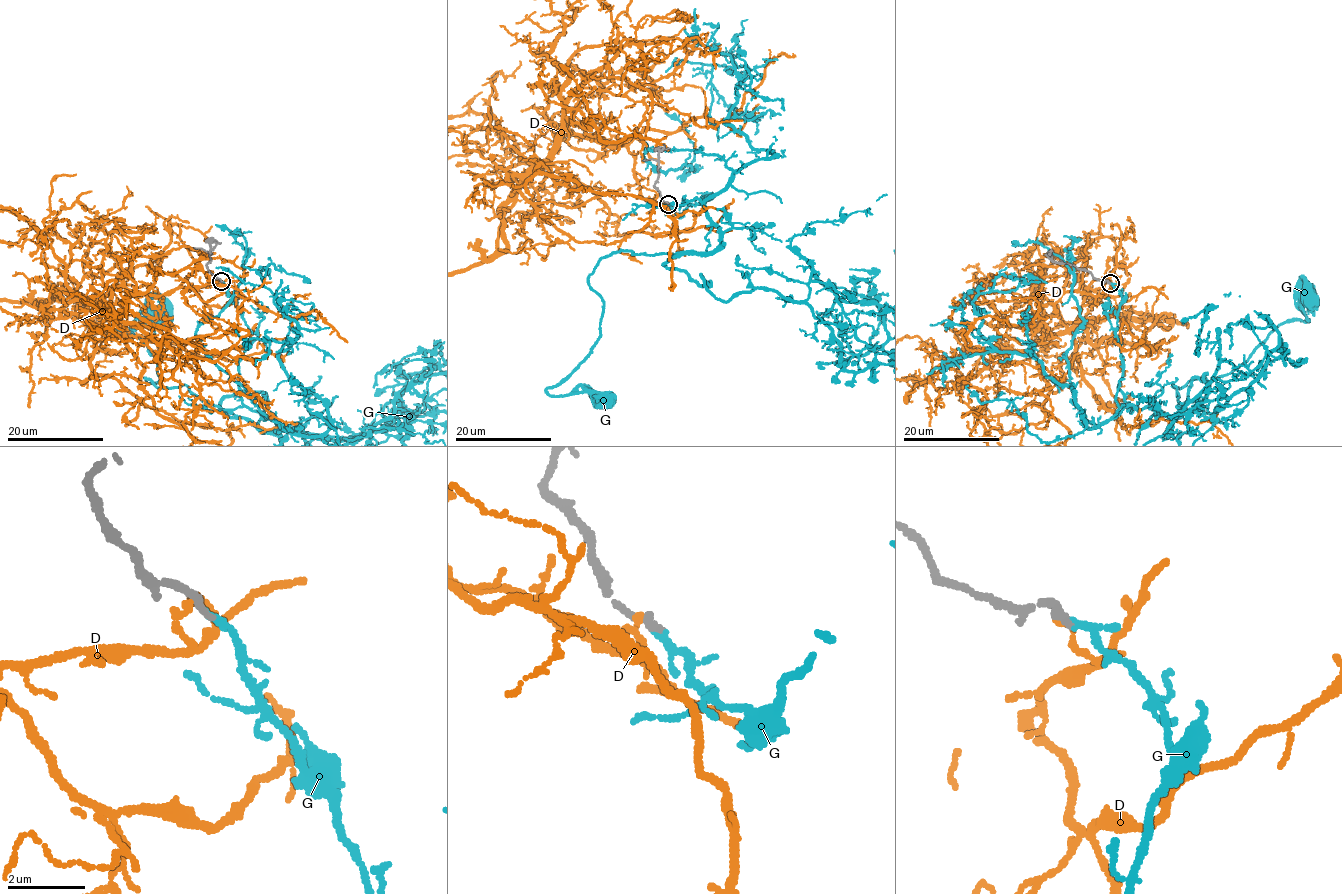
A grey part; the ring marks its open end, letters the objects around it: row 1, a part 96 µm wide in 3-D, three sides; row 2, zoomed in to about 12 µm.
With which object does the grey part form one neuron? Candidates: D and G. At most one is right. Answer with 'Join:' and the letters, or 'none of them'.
Join: G

